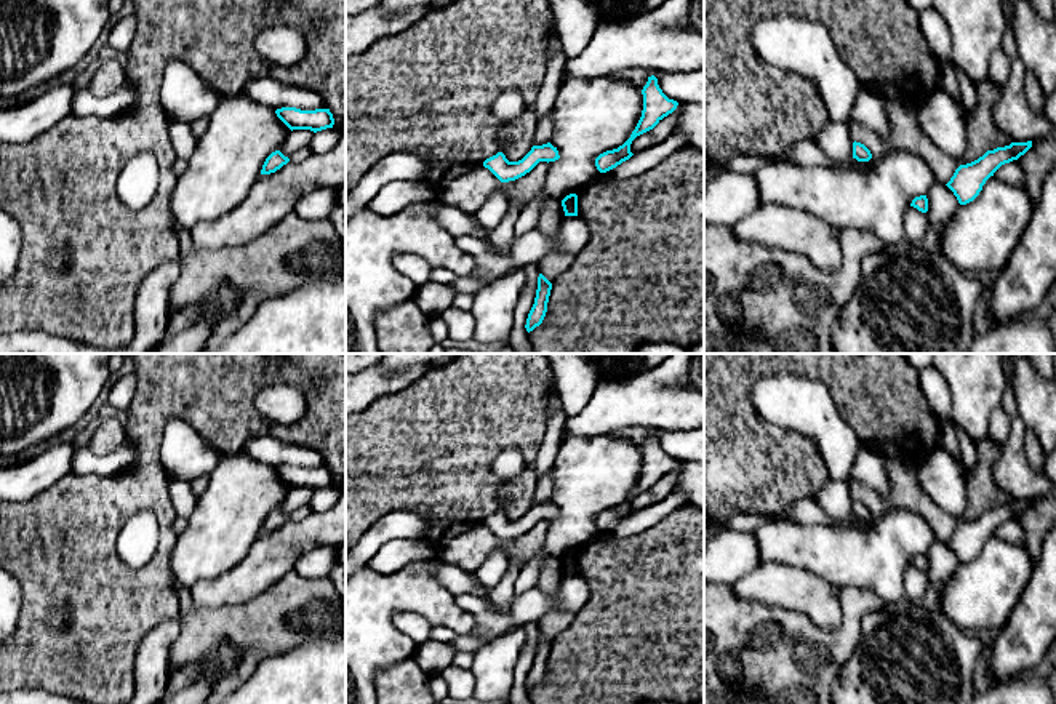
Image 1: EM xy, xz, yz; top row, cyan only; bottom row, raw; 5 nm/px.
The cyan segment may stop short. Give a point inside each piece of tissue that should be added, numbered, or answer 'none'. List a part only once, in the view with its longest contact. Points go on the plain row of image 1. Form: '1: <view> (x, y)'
none

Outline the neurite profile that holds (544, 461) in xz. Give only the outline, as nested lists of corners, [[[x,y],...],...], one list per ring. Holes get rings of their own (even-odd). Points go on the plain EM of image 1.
[[[555,379],[547,387],[549,421],[538,456],[533,462],[536,478],[542,477],[547,470],[554,469],[558,448],[563,442],[565,424],[568,421],[563,403],[557,392]]]

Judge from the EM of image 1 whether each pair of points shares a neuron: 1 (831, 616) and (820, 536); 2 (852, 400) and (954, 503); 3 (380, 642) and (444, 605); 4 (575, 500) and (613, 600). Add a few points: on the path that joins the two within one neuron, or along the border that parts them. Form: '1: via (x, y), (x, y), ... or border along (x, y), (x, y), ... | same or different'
1: border along (791, 567), (810, 570), (842, 589) | different
2: border along (938, 445), (916, 464) | different
3: via (380, 620), (396, 602), (421, 602) | same
4: border along (600, 532), (576, 552) | different

